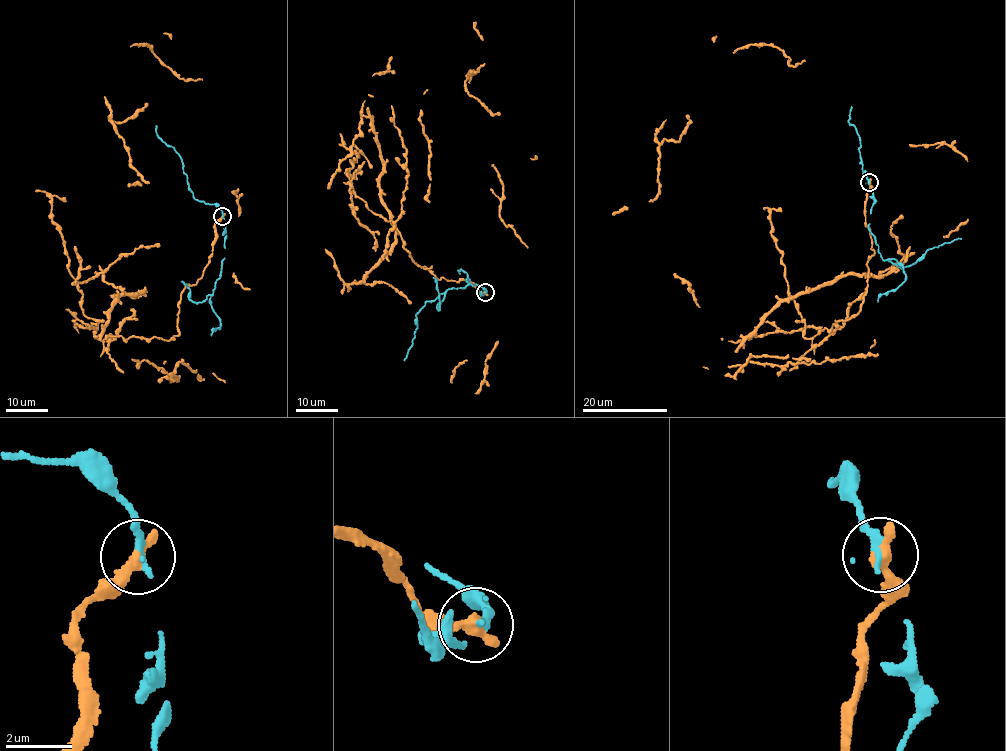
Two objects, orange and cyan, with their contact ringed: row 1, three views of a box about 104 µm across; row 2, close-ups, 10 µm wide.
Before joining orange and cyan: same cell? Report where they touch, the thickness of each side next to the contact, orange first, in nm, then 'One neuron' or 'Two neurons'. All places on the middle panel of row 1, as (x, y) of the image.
Place: (485, 292). Thickness 420 nm (orange) against 240 nm. Two neurons

